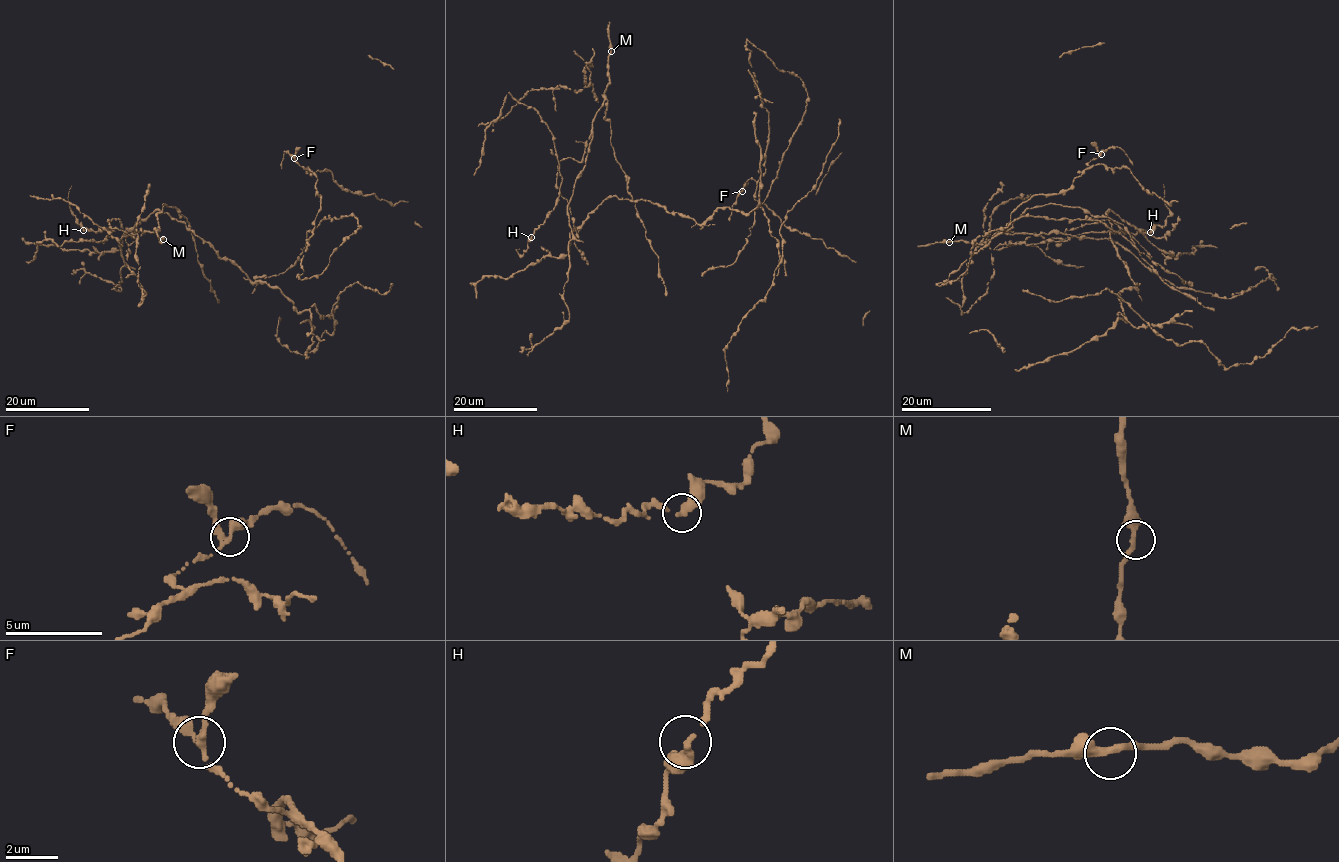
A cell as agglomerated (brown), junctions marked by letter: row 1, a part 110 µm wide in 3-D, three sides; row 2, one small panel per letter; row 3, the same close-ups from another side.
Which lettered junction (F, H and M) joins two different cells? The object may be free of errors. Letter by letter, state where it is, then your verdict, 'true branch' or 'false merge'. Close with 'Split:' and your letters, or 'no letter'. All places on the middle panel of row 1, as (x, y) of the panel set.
F: (742, 191) | true branch
H: (531, 237) | true branch
M: (611, 51) | true branch
Split: no letter

